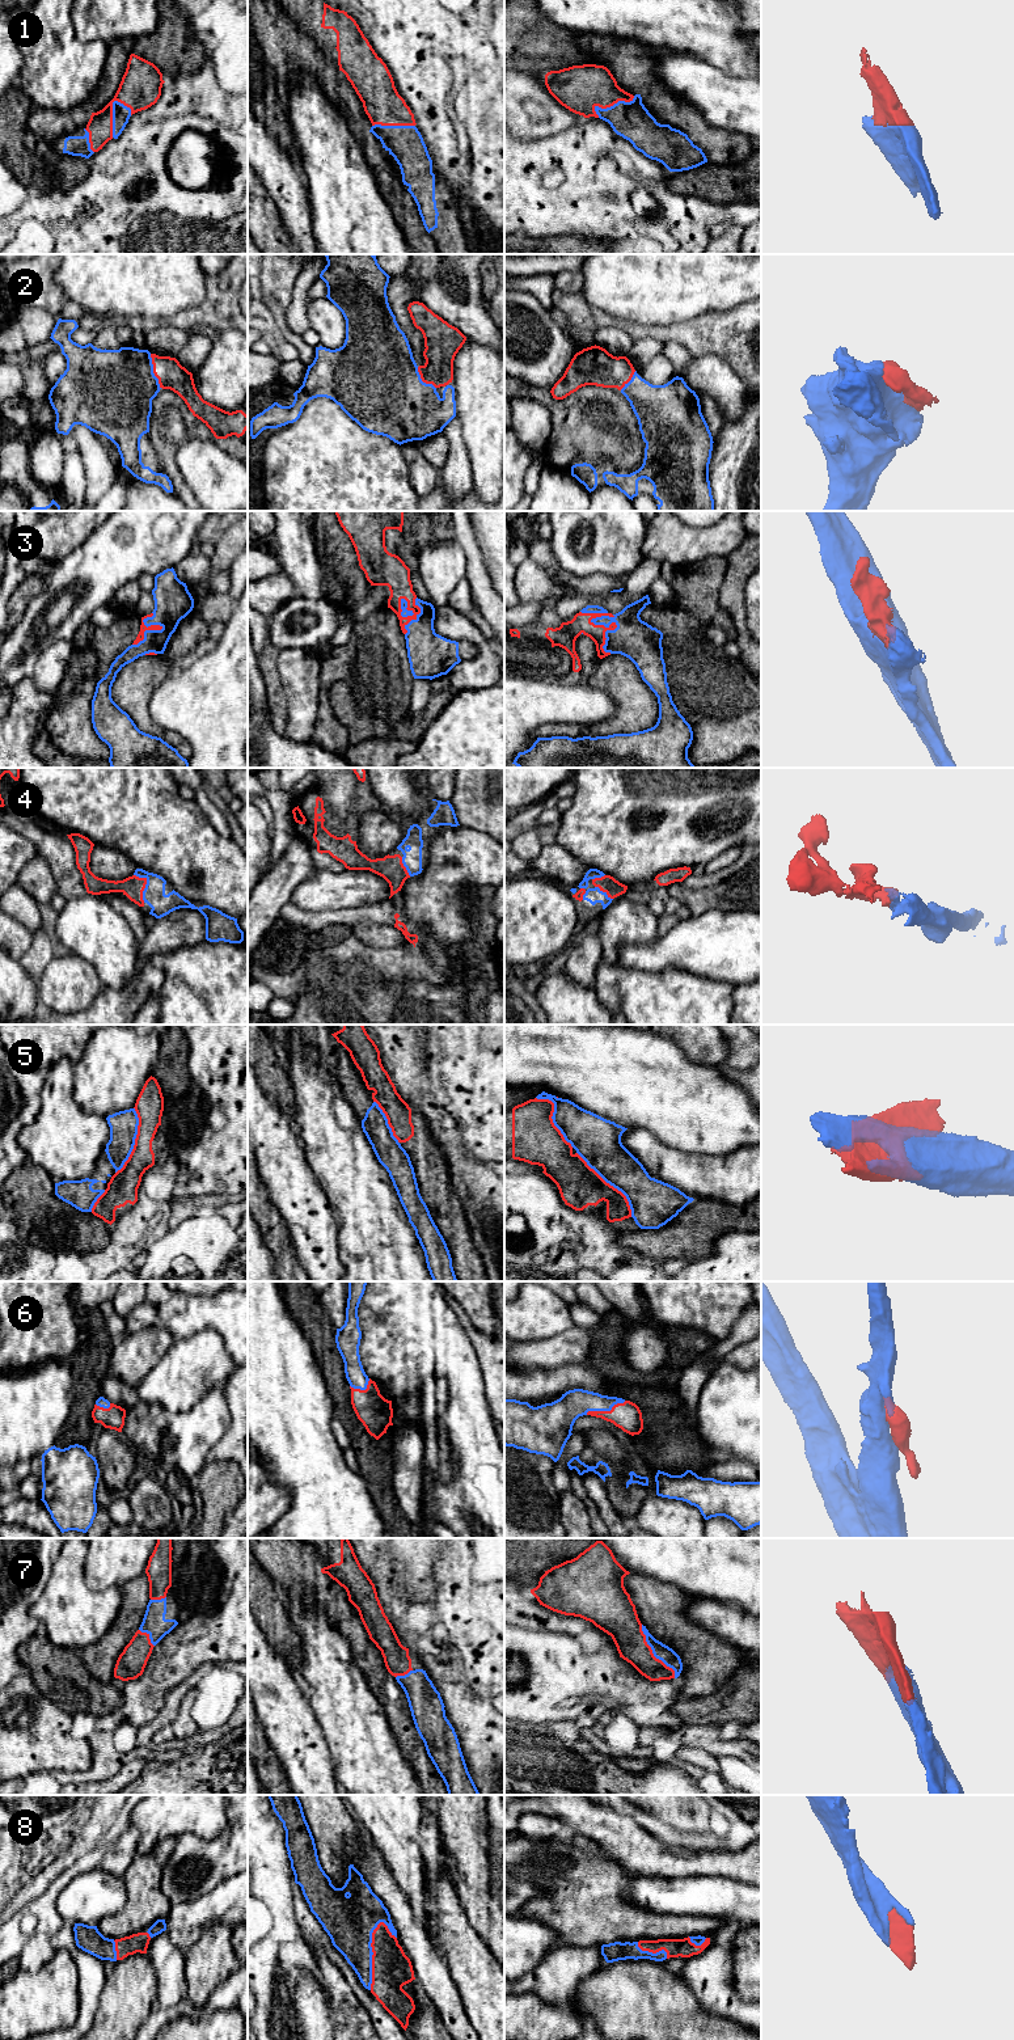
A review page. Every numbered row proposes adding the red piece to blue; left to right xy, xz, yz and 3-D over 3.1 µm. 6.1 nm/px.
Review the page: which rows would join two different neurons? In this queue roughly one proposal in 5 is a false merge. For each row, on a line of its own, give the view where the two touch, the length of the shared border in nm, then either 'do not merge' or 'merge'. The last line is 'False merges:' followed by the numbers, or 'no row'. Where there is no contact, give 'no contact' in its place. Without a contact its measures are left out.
1: xy | 240 nm | merge
2: xy | 220 nm | merge
3: yz | 320 nm | merge
4: xy | 190 nm | merge
5: yz | 500 nm | do not merge
6: yz | 260 nm | merge
7: yz | 380 nm | merge
8: xz | 440 nm | merge
False merges: 5

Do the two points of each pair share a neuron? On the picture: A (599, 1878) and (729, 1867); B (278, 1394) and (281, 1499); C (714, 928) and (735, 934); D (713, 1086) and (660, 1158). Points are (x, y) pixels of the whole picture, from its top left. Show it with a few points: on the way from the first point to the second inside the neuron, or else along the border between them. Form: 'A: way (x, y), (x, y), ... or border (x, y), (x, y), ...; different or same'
A: border (608, 1855), (636, 1874); different
B: border (261, 1464), (290, 1491), (291, 1506), (281, 1517); different
C: way (719, 933), (730, 934); same
D: border (643, 1130), (671, 1147), (700, 1153); different

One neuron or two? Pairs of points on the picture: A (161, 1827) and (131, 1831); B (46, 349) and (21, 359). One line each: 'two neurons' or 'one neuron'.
A: two neurons
B: one neuron

